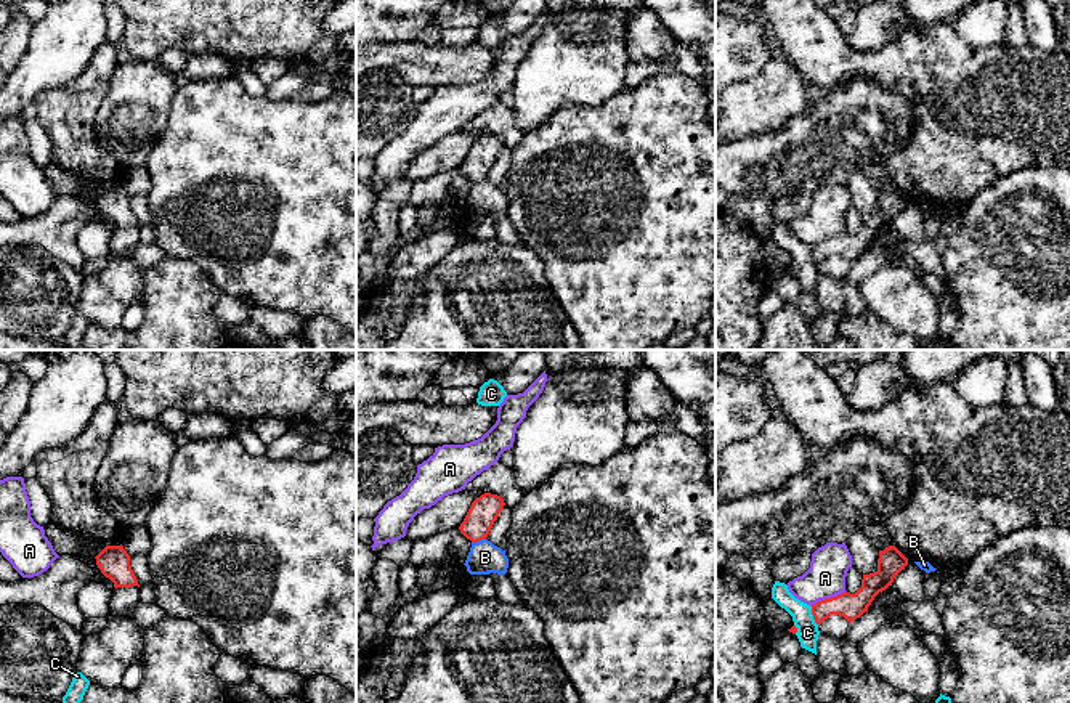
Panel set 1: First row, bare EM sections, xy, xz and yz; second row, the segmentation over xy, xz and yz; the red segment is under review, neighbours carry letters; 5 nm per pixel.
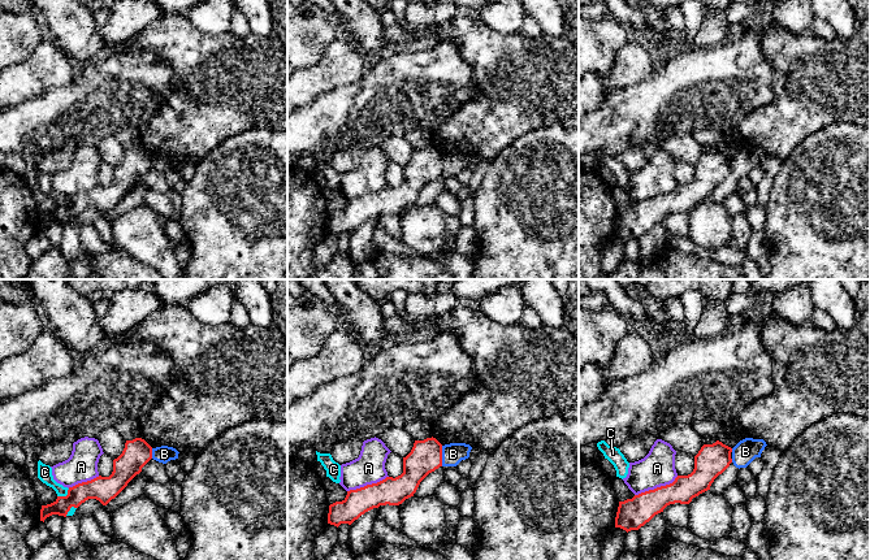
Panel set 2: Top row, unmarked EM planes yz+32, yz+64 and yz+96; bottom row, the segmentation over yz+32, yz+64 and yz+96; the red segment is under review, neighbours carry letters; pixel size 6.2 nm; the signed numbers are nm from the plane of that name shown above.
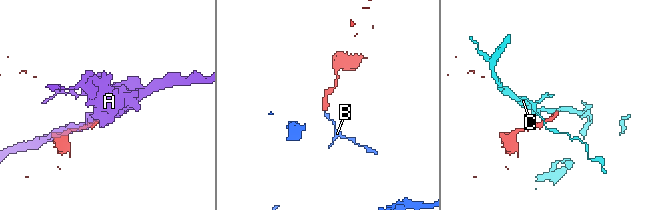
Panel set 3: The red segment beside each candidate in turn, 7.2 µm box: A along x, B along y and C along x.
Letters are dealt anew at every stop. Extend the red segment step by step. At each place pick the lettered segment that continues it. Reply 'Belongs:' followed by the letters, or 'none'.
Belongs: none

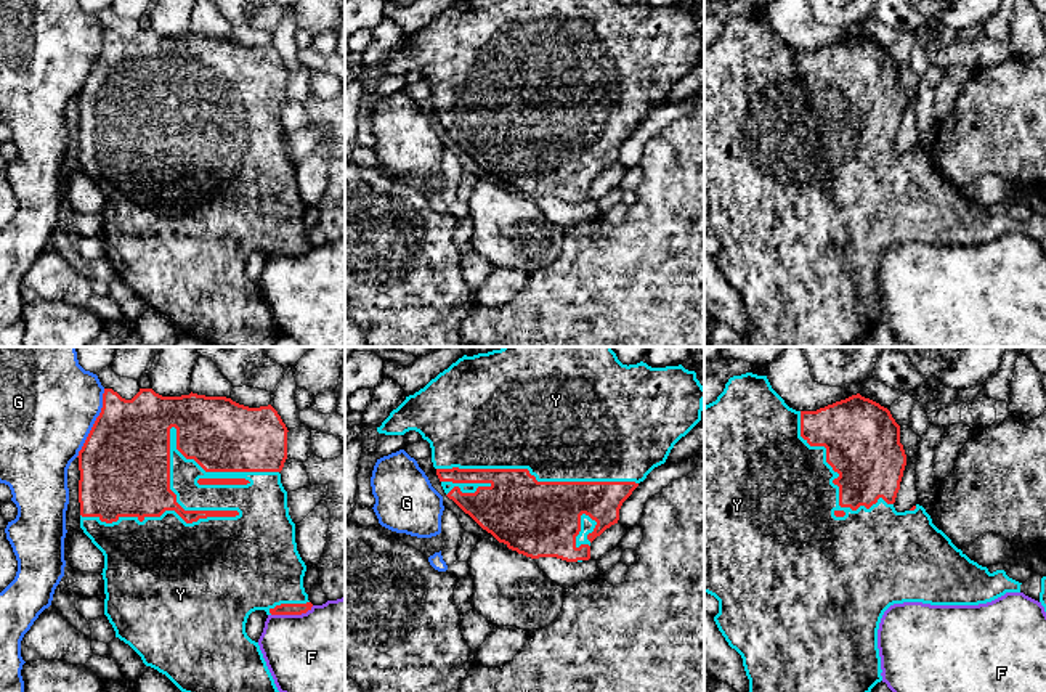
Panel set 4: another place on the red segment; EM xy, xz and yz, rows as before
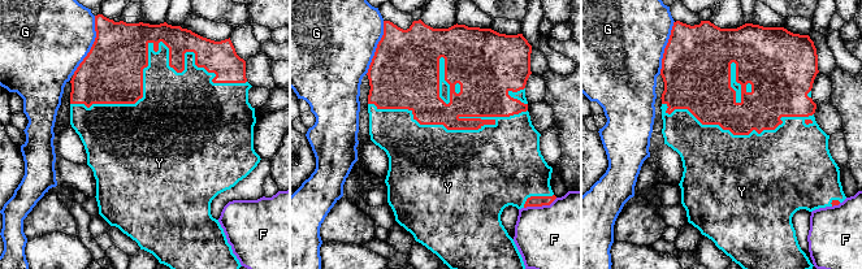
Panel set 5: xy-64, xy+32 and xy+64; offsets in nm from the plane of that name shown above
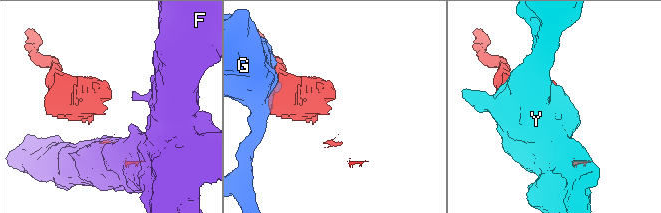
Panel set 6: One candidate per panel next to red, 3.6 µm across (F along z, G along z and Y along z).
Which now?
Belongs: Y

